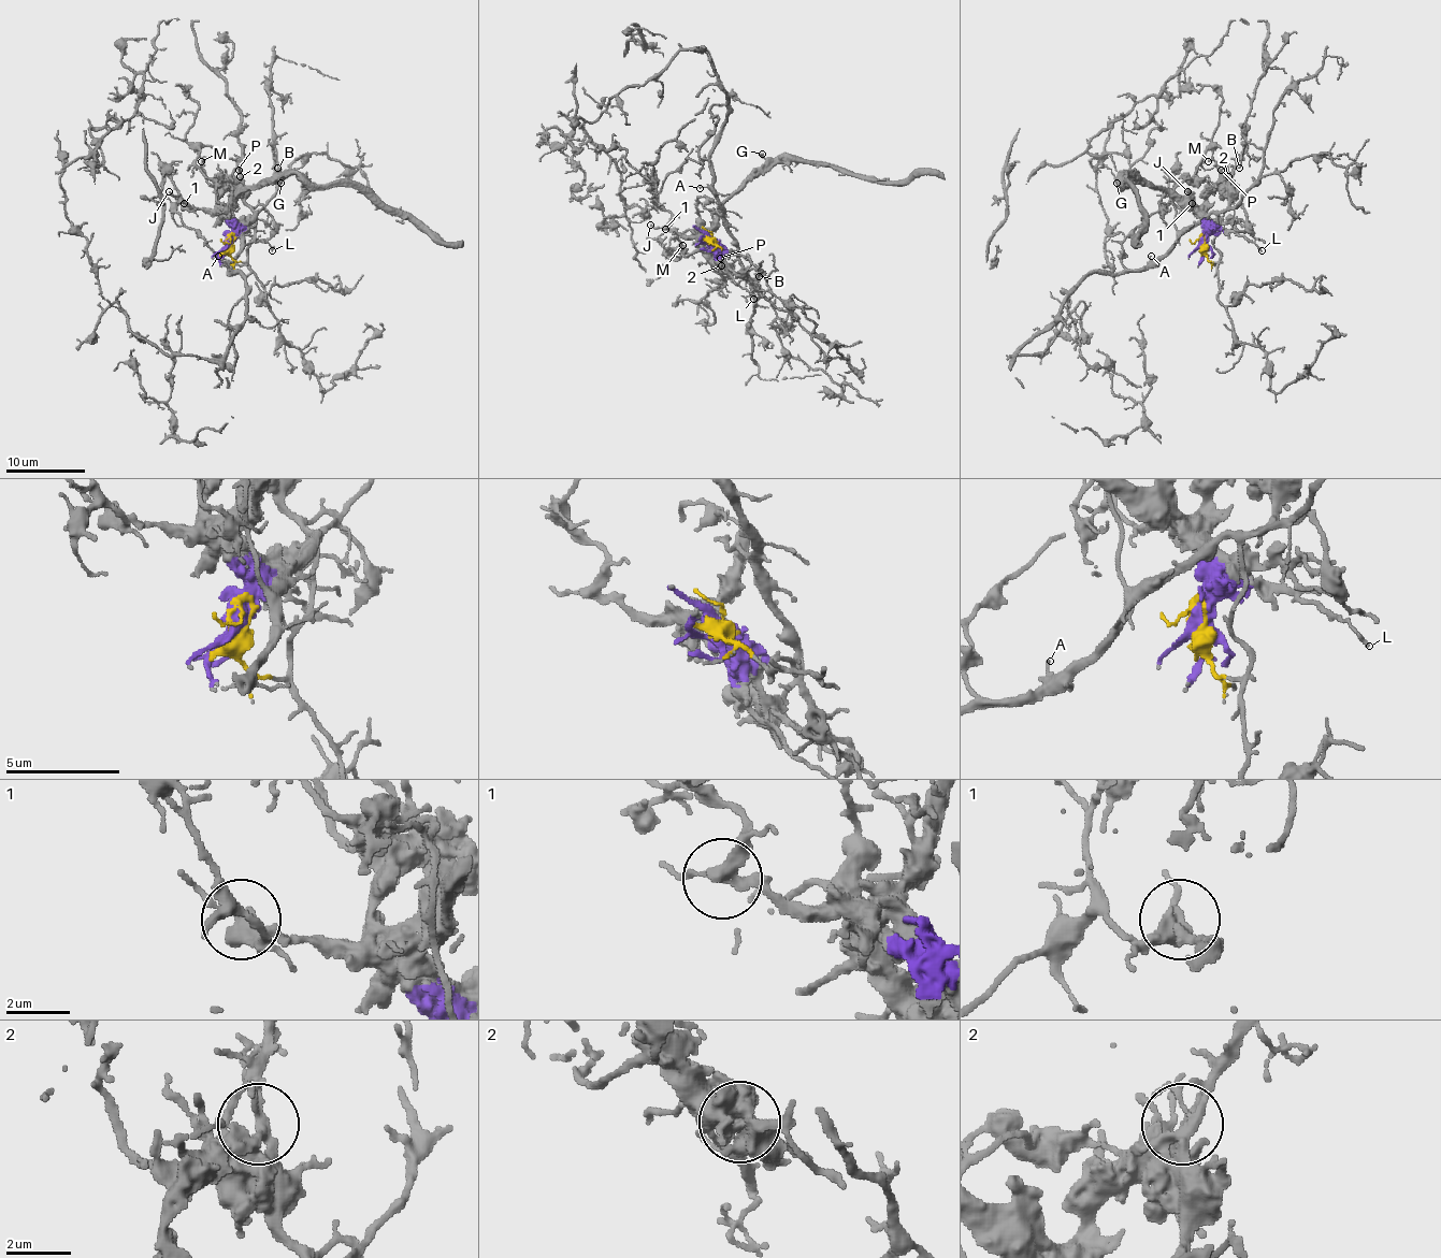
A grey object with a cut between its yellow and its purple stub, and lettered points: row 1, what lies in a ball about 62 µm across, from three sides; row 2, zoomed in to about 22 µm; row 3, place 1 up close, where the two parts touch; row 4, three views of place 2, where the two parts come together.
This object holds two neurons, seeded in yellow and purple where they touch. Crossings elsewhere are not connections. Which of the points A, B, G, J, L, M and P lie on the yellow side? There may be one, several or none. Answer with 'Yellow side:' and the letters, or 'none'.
Yellow side: A, B

